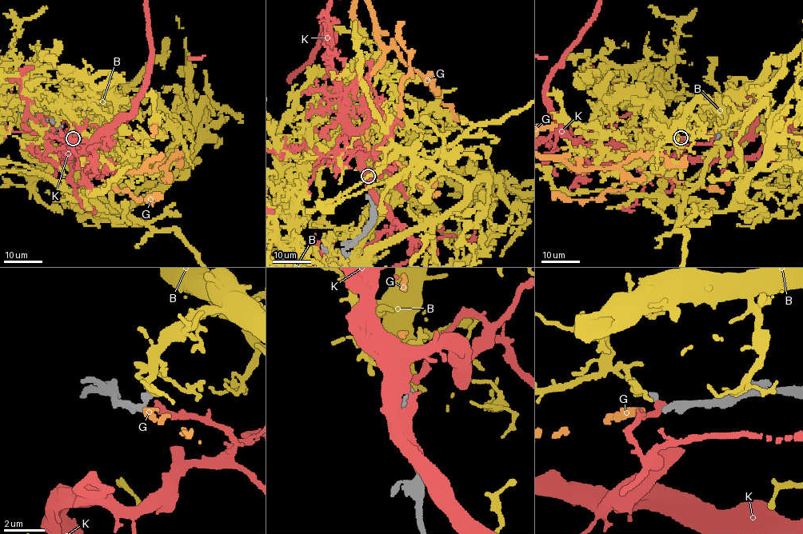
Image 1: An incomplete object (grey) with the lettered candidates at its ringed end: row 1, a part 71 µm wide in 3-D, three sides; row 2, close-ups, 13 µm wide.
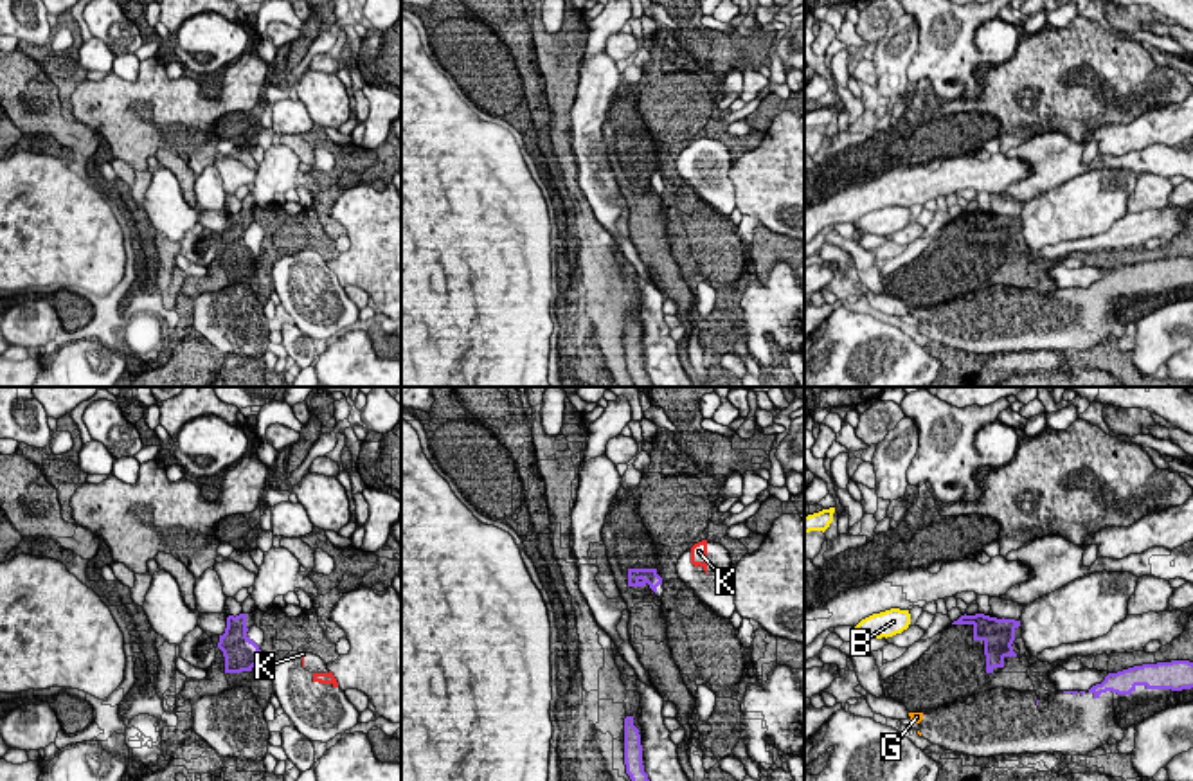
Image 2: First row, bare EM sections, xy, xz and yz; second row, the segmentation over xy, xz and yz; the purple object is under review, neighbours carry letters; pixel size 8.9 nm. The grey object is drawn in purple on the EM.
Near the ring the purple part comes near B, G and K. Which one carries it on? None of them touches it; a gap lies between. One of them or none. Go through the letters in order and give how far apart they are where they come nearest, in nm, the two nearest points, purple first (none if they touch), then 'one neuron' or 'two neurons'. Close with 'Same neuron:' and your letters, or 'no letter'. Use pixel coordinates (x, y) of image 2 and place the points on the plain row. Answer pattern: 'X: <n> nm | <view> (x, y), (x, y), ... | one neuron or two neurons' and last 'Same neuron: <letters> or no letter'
B: 380 nm | yz (952, 220), (909, 220) | two neurons
G: 700 nm | yz (986, 269), (922, 310) | one neuron
K: 300 nm | xz (661, 175), (691, 159) | two neurons
Same neuron: G

